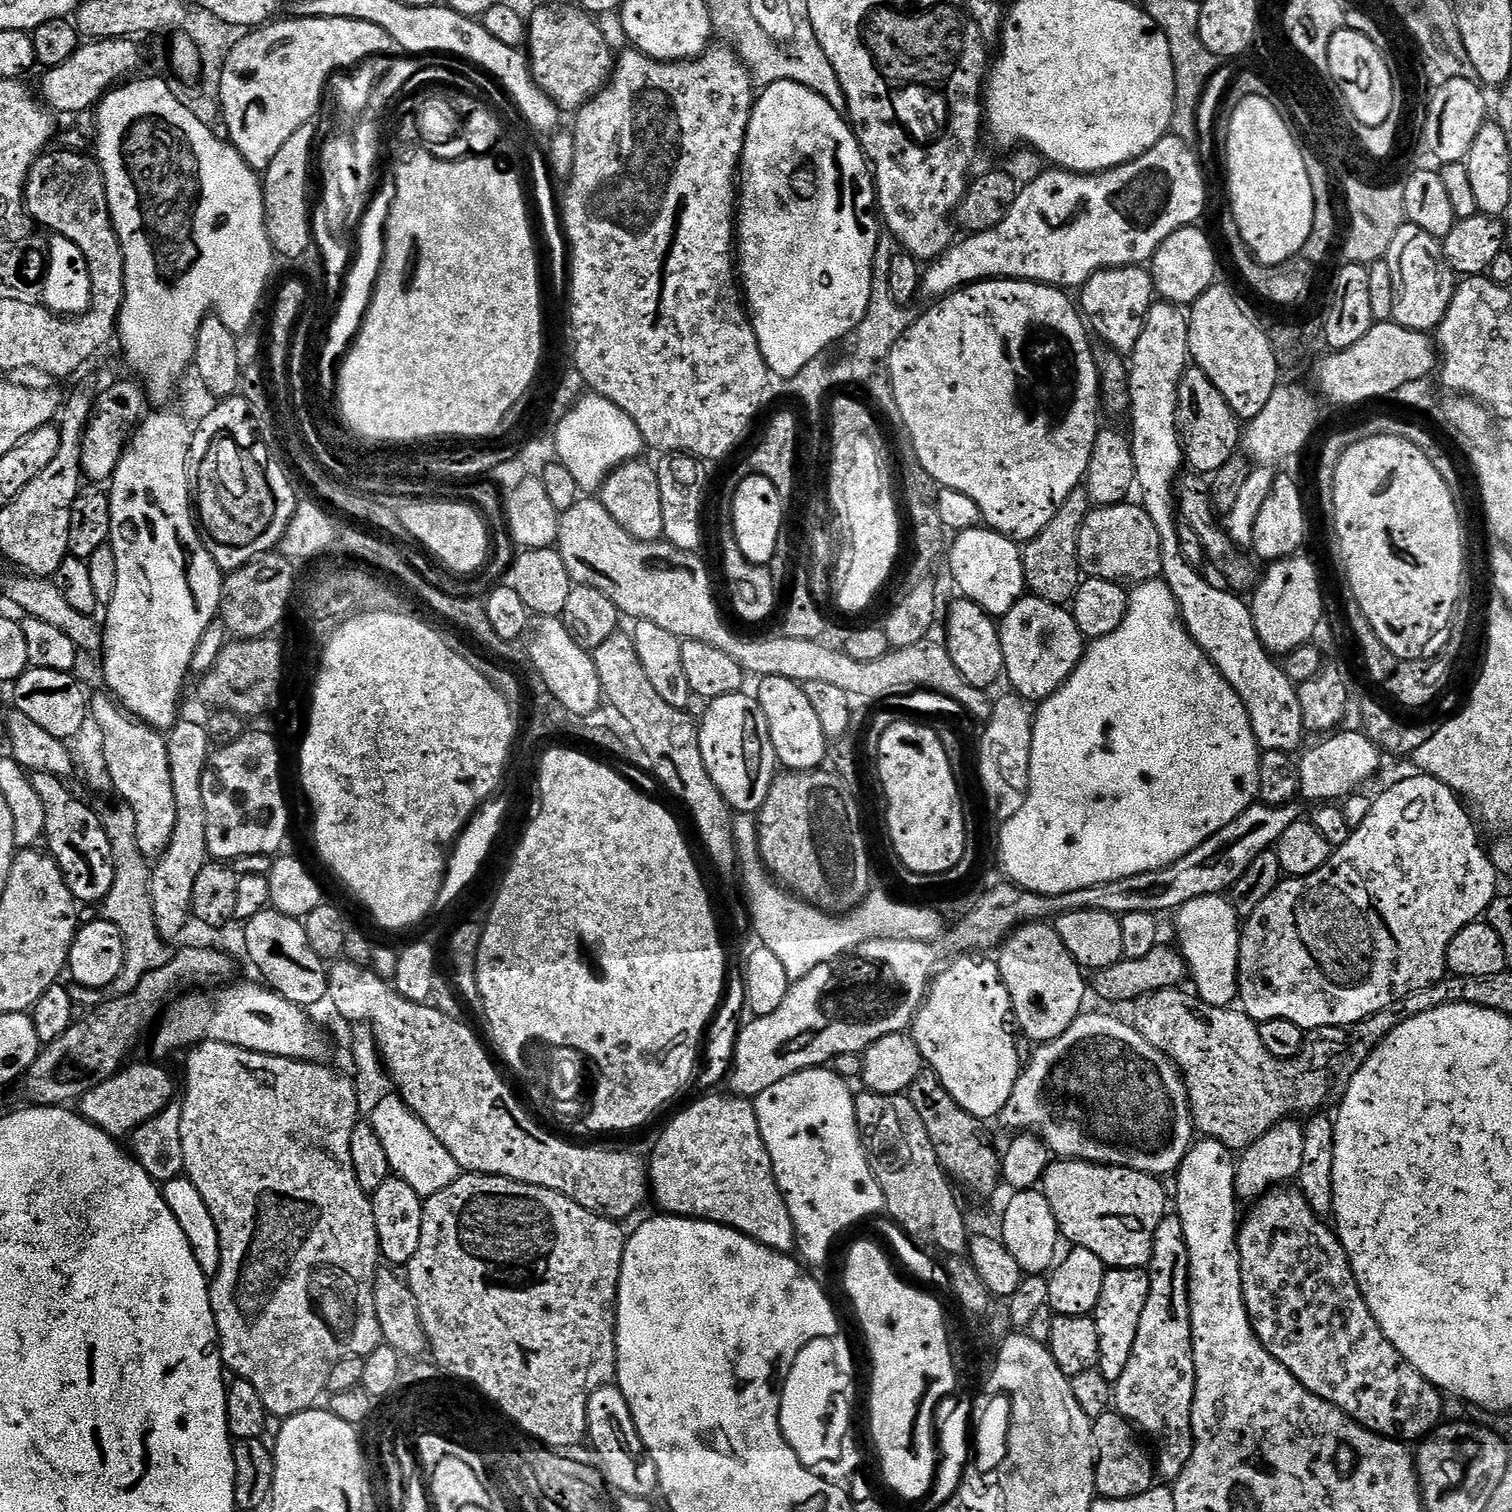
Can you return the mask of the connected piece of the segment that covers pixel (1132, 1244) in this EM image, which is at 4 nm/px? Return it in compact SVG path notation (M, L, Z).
M1060 1158L1049 1164L1042 1181L1042 1191L1054 1210L1061 1237L1069 1240L1069 1245L1090 1250L1090 1254L1098 1254L1098 1258L1102 1258L1109 1269L1143 1269L1152 1263L1156 1231L1170 1208L1169 1193L1167 1196L1160 1184L1163 1183L1149 1172L1092 1164L1088 1160Z

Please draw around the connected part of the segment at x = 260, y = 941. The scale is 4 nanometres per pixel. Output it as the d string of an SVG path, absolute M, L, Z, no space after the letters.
M266 910L262 914L254 914L254 918L247 921L244 932L244 948L252 959L252 964L261 972L263 983L273 992L279 992L292 1004L309 1006L316 1004L329 991L328 974L325 961L314 954L314 946L310 946L310 938L306 938L306 930L303 923L295 916L287 916L275 910Z

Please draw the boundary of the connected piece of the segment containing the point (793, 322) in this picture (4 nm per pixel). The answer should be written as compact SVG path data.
M772 80L764 93L755 97L750 114L750 122L744 139L744 154L738 169L738 219L734 224L734 236L738 241L738 272L742 277L742 288L752 321L752 328L758 338L759 349L766 361L769 373L782 378L794 377L800 370L823 355L828 346L836 343L844 336L855 333L866 316L870 302L870 286L872 285L872 263L874 250L880 241L880 220L878 217L878 201L876 185L866 155L857 141L855 129L842 115L841 109L830 106L826 98L822 98L814 90L802 86L793 80Z

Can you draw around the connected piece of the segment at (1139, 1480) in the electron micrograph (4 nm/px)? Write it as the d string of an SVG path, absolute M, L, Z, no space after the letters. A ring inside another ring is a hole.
M1109 1410L1094 1420L1092 1443L1096 1445L1096 1490L1103 1499L1125 1500L1149 1492L1154 1486L1154 1460L1144 1453L1141 1437L1119 1412Z

